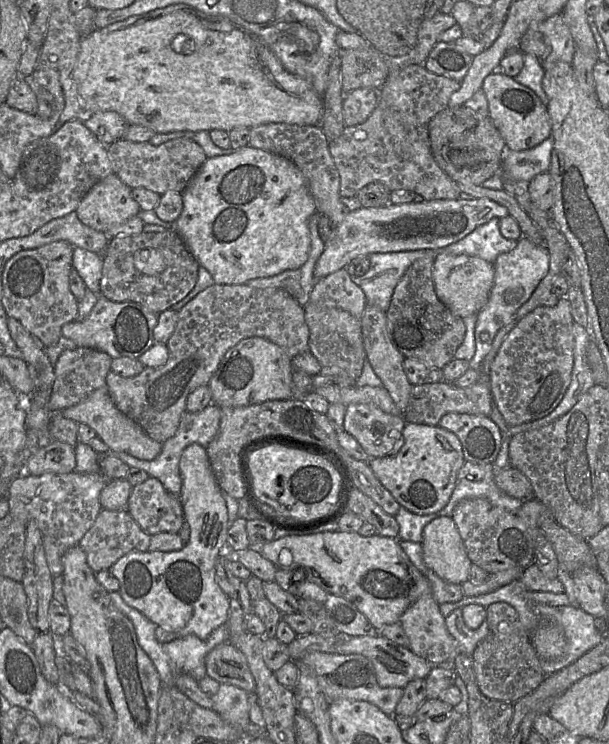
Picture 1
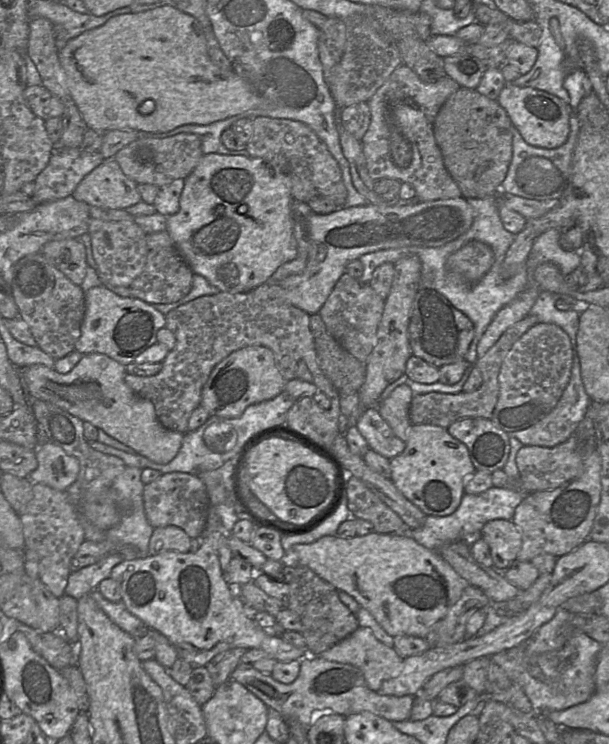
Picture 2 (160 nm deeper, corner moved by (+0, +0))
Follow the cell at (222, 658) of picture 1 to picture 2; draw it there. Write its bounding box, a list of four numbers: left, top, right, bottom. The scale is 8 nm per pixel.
[230,655,415,728]

